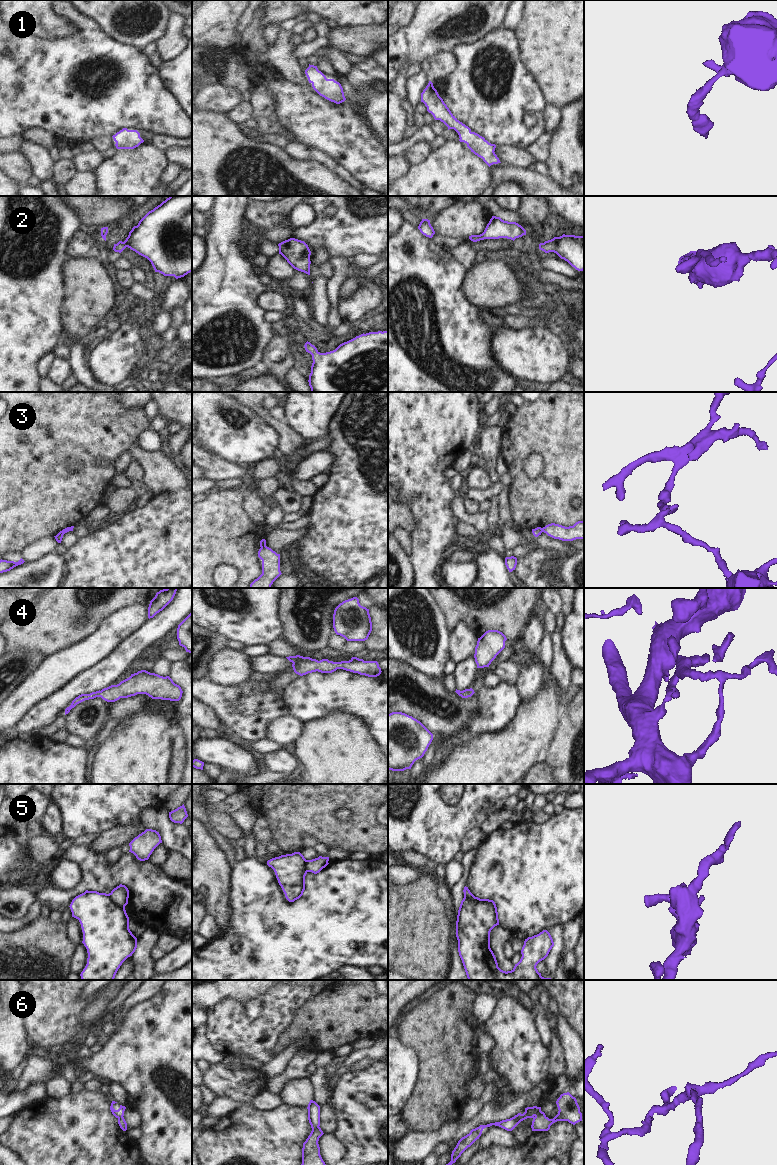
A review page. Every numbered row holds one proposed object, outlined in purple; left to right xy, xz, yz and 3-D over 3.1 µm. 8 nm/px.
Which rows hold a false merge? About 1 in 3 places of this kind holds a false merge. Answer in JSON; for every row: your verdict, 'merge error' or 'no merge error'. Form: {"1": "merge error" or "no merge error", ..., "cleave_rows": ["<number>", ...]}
{"1": "no merge error", "2": "no merge error", "3": "merge error", "4": "no merge error", "5": "merge error", "6": "merge error", "cleave_rows": ["3", "5", "6"]}

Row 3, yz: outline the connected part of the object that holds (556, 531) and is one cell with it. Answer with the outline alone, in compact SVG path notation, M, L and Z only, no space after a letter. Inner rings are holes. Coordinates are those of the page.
M578 521L569 527L551 523L543 527L543 532L554 539L562 541L584 539L584 521Z

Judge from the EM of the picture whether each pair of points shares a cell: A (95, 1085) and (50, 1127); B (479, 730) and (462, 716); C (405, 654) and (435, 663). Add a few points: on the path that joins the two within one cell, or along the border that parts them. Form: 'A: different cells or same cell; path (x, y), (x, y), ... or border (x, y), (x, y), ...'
A: different cells; border (84, 1088), (89, 1090), (103, 1089)
B: different cells; border (480, 701), (482, 713), (469, 727)
C: same cell; path (412, 656), (416, 656), (421, 660), (428, 660)

